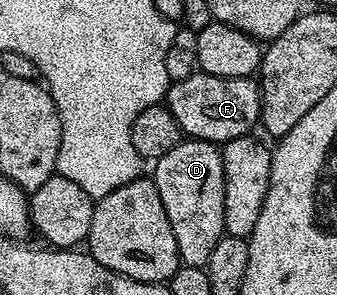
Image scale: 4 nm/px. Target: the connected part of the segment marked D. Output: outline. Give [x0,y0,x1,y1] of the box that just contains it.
[151,138,226,268]

